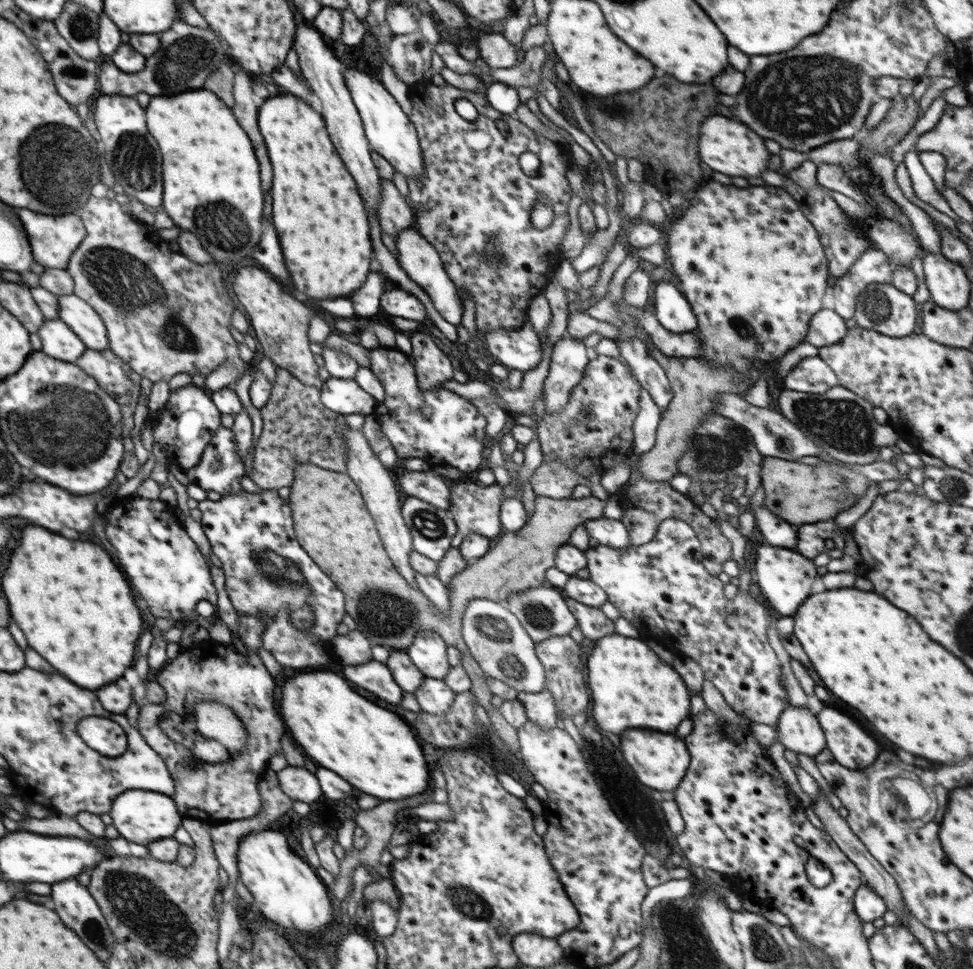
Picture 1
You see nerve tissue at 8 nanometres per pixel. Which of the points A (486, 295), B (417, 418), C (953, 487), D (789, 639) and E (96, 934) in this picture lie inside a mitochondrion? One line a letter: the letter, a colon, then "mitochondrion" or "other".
A: other
B: other
C: mitochondrion
D: other
E: mitochondrion

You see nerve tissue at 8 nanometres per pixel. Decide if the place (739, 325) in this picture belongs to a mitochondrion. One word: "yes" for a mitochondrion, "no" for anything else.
no

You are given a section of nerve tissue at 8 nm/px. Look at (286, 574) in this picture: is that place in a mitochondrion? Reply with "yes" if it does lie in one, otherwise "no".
yes

